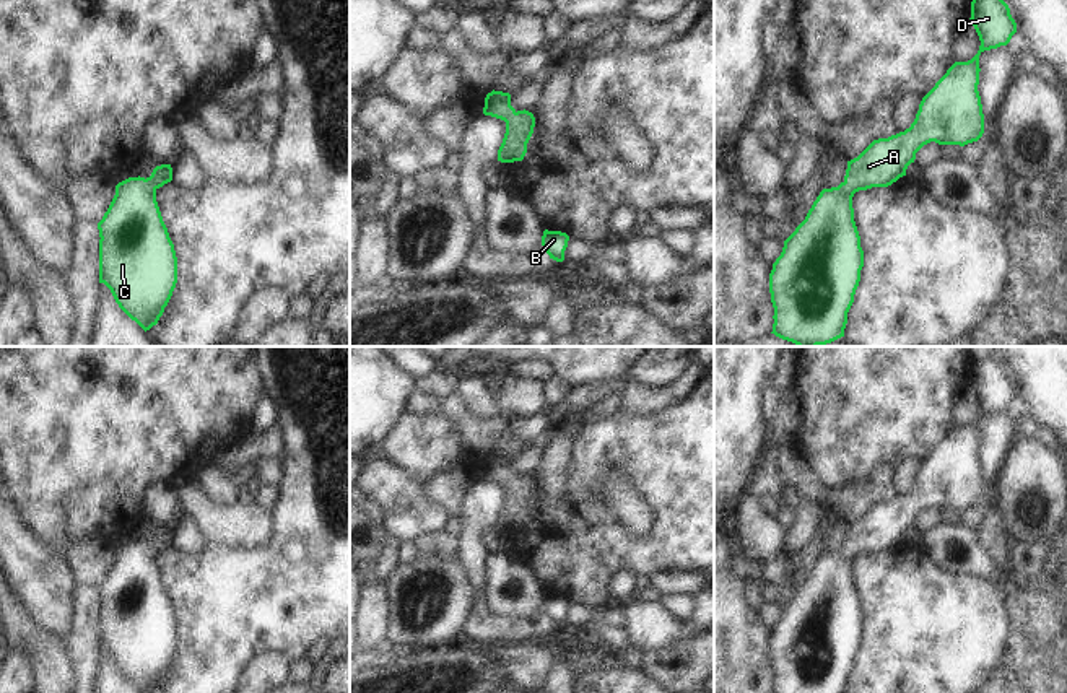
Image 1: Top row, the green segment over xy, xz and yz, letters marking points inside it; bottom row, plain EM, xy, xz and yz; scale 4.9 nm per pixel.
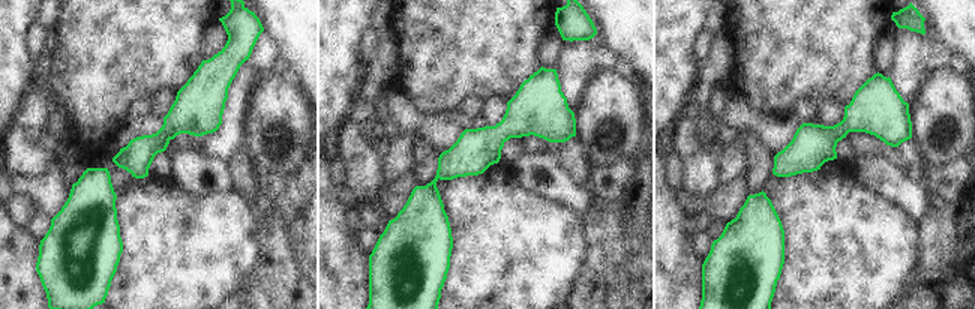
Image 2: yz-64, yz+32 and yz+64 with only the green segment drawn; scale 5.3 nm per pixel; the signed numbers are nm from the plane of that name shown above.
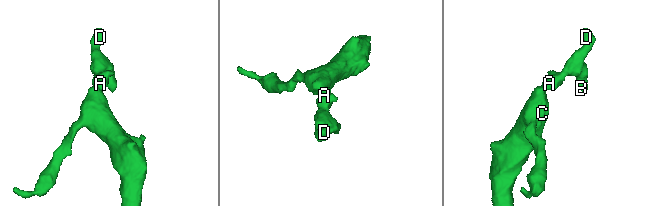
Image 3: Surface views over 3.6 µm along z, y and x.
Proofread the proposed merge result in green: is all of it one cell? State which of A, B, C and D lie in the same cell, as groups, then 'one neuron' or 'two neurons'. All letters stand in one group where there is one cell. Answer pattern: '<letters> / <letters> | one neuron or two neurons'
A B C D | one neuron

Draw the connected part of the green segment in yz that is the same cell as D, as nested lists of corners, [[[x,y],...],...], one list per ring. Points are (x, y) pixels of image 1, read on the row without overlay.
[[[991,351],[976,356],[969,384],[981,405],[978,418],[947,434],[922,462],[909,493],[873,504],[847,525],[844,545],[823,553],[805,584],[784,605],[769,638],[773,693],[846,693],[864,631],[854,558],[888,551],[906,540],[916,517],[930,506],[965,511],[982,501],[979,420],[1007,410],[1017,387]]]

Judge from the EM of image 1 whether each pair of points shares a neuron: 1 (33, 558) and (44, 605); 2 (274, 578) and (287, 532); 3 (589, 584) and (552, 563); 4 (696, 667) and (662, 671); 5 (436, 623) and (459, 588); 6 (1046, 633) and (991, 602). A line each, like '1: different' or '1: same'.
1: same
2: same
3: same
4: same
5: same
6: different

